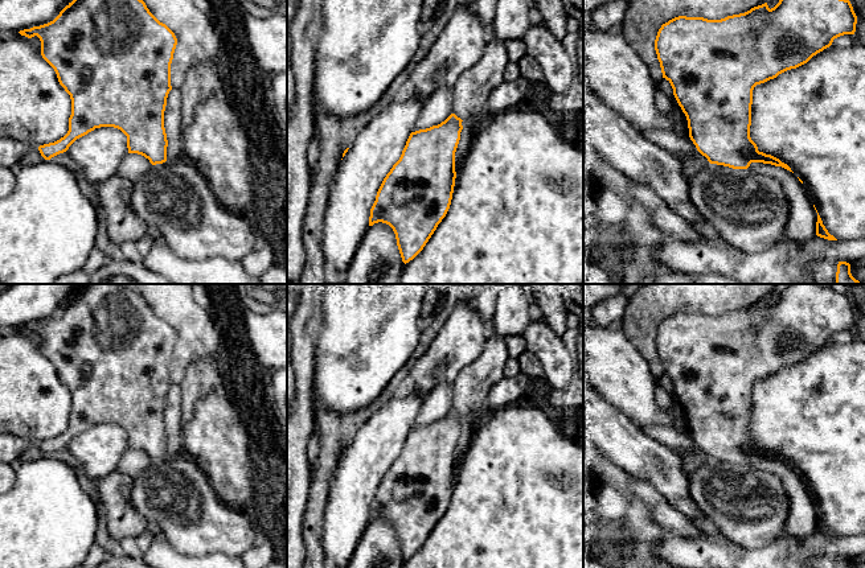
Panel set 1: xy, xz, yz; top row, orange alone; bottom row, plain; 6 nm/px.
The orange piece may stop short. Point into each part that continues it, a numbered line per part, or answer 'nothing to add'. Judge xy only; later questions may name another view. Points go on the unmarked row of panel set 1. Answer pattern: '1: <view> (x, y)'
nothing to add

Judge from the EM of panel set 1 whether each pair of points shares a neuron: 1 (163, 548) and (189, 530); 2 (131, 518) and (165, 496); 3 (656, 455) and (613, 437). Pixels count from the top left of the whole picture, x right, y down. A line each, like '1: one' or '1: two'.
1: two
2: two
3: one

